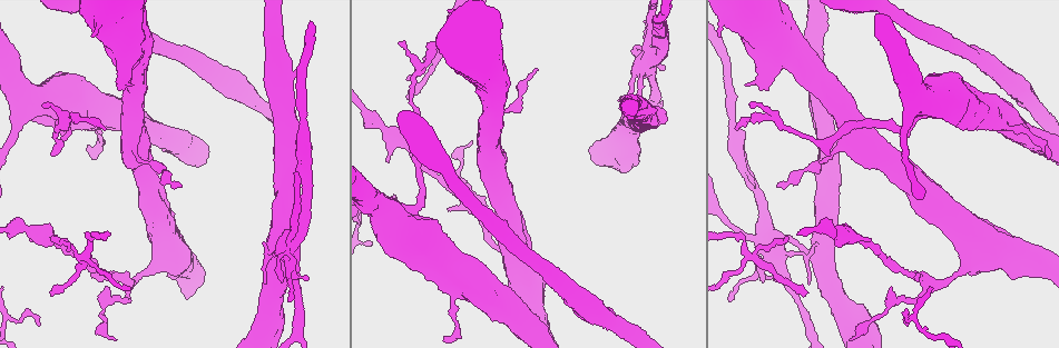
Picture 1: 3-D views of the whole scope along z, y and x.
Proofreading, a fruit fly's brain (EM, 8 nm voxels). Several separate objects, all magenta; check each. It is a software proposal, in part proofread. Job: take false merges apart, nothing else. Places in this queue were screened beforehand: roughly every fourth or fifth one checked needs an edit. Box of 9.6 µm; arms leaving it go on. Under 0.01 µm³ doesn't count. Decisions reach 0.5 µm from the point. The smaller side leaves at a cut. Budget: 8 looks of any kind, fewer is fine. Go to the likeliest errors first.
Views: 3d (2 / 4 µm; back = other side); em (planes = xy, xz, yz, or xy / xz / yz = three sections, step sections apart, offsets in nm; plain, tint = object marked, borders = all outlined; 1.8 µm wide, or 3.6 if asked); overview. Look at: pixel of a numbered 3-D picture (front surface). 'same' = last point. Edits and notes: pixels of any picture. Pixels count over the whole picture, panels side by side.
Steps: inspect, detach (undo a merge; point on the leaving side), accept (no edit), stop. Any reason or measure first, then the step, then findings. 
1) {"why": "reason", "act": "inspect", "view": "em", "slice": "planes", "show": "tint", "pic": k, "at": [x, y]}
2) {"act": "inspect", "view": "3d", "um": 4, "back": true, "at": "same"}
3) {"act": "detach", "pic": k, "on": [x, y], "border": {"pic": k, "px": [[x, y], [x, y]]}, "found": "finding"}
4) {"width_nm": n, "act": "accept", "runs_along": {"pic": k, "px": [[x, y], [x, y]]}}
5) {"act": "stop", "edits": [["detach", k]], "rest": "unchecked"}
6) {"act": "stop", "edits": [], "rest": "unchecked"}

{"act": "inspect", "view": "3d", "um": 4, "pic": 1, "at": [288, 241]}

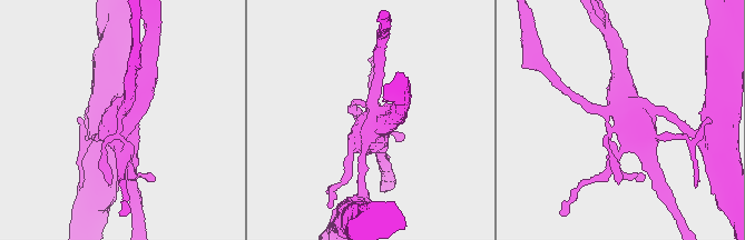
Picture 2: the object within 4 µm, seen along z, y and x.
{"why": "need the tissue", "act": "inspect", "view": "em", "slice": "planes", "show": "tint", "pic": 2, "at": [637, 116]}

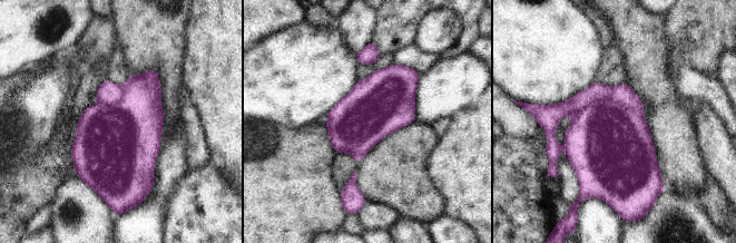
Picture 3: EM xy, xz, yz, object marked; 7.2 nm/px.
{"width_nm": 440, "act": "detach", "pic": 3, "on": [606, 133], "border": {"pic": 3, "px": [[641, 113], [599, 98], [572, 114]]}, "found": "a second neuron is stuck on"}

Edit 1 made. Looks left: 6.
{"act": "inspect", "view": "em", "slice": "xz", "step": 4, "show": "tint", "pic": 1, "at": [750, 255]}

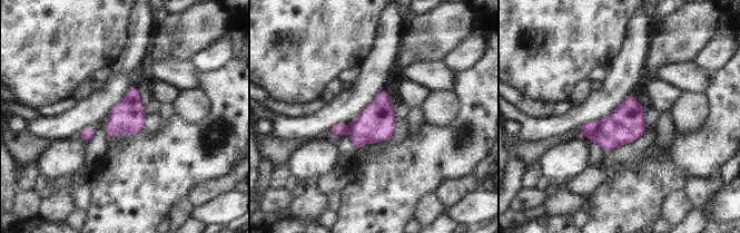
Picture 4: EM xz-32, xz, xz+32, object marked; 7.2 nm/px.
{"why": "cut it another way", "act": "inspect", "view": "em", "slice": "planes", "show": "tint", "at": "same"}

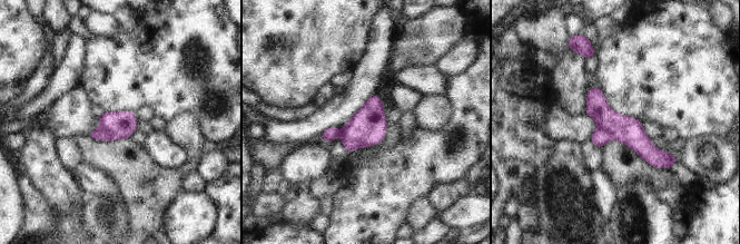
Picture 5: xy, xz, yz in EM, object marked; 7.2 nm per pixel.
{"act": "detach", "pic": 5, "on": [600, 137], "found": "two neurons meet here"}

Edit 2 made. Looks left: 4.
{"why": "narrows sharply", "act": "inspect", "view": "em", "slice": "xz", "step": 16, "show": "borders", "pic": 1, "at": [518, 97]}

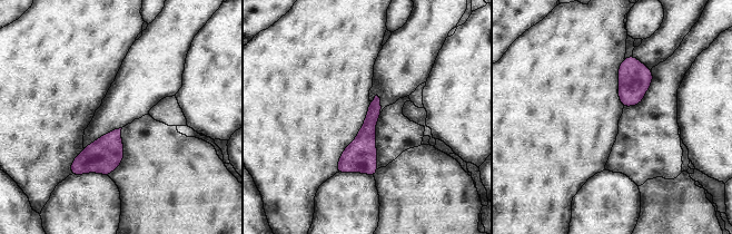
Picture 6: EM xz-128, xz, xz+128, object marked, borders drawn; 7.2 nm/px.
{"why": "another direction", "act": "inspect", "view": "em", "slice": "planes", "show": "borders", "at": "same"}

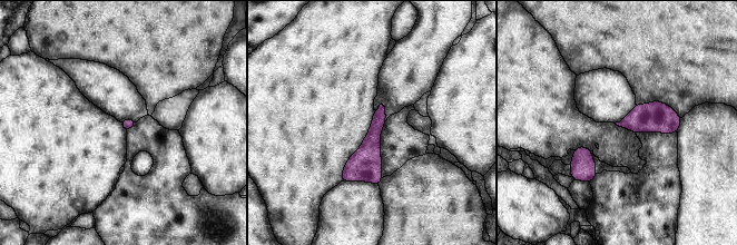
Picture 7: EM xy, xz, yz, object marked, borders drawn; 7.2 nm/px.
{"act": "accept", "found": "one neuron here"}

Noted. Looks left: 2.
{"act": "stop", "edits": [["detach", 3], ["detach", 5]], "rest": "unchecked"}

